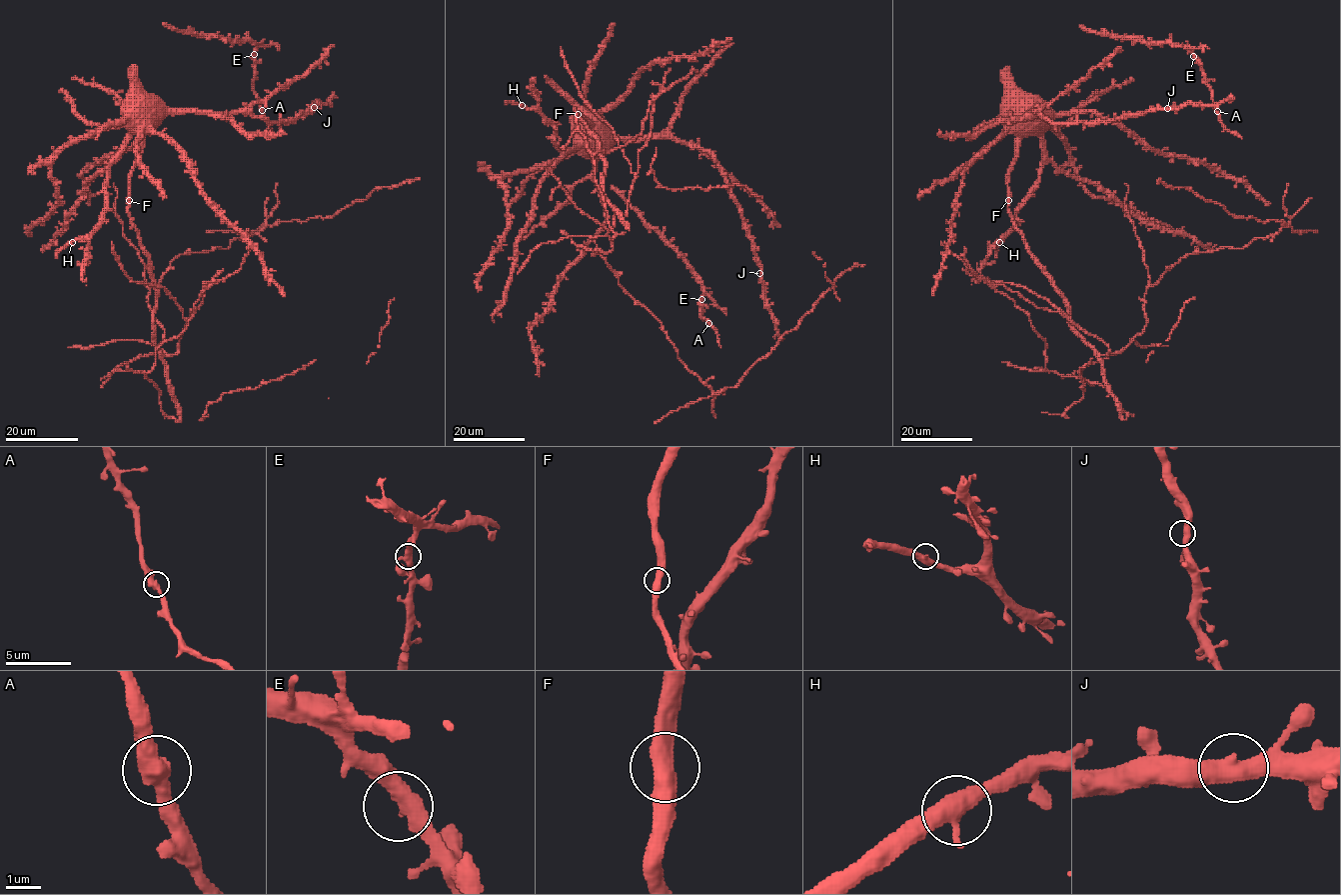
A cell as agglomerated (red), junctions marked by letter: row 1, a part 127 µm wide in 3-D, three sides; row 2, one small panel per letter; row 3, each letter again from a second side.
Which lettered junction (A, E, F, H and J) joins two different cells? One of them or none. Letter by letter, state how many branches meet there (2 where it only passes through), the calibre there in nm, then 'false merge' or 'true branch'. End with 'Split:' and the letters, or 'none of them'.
A: 2 branches meet; 480 nm thick; true branch
E: 2 branches meet; 480 nm thick; true branch
F: 2 branches meet; 500 nm thick; true branch
H: 2 branches meet; 480 nm thick; true branch
J: 2 branches meet; 480 nm thick; true branch
Split: none of them

